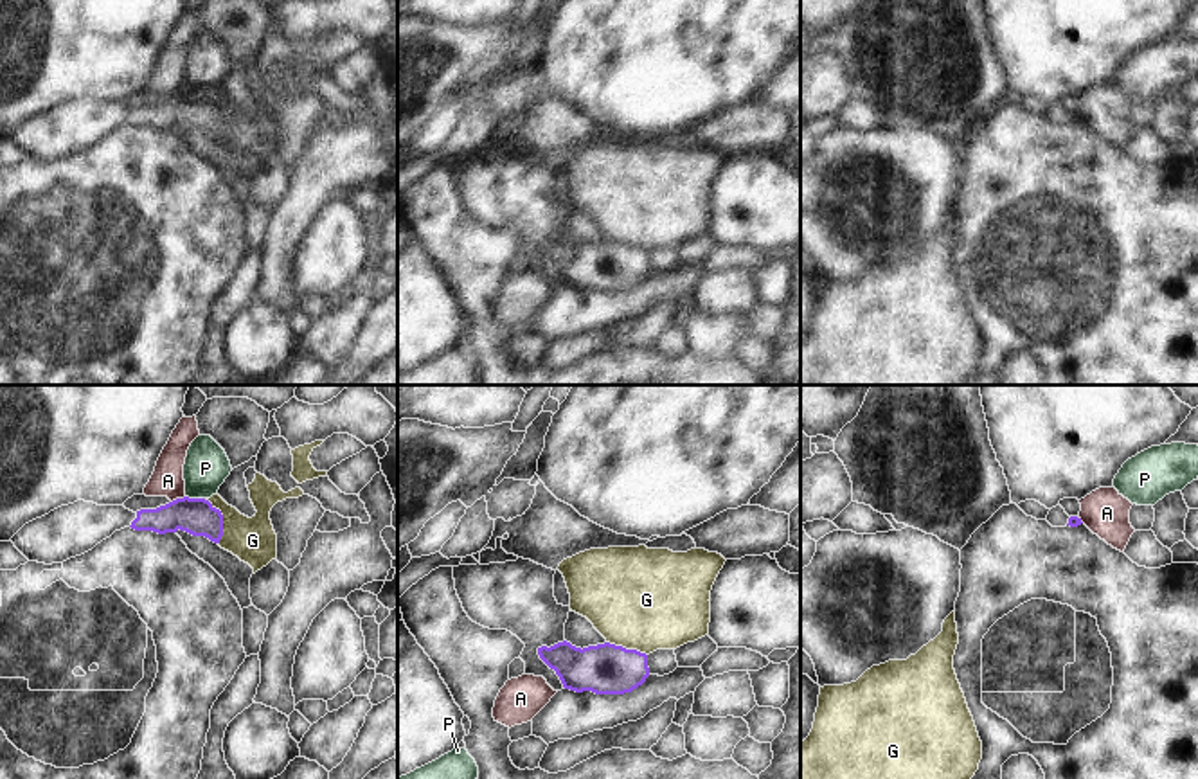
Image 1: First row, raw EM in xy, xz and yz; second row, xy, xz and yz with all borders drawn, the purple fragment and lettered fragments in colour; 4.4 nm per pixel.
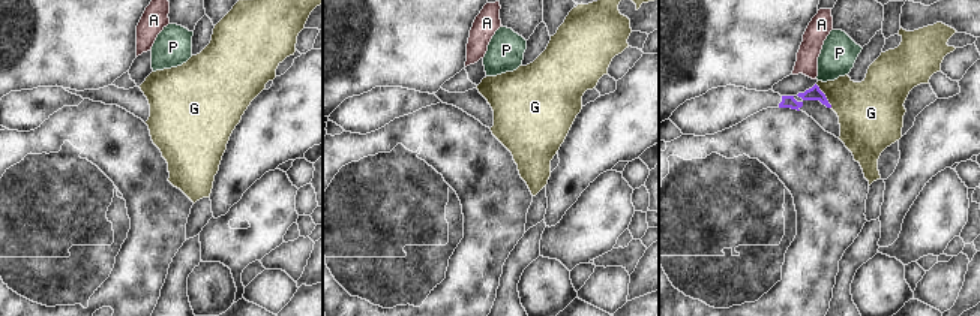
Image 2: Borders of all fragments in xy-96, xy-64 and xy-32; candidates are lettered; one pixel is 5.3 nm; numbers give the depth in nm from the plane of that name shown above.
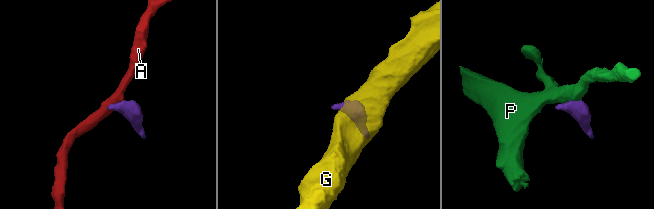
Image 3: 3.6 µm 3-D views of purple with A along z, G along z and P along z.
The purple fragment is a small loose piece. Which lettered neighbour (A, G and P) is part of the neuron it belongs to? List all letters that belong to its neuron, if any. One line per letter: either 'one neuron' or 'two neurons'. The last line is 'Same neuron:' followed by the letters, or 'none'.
A: two neurons
G: two neurons
P: two neurons
Same neuron: none

